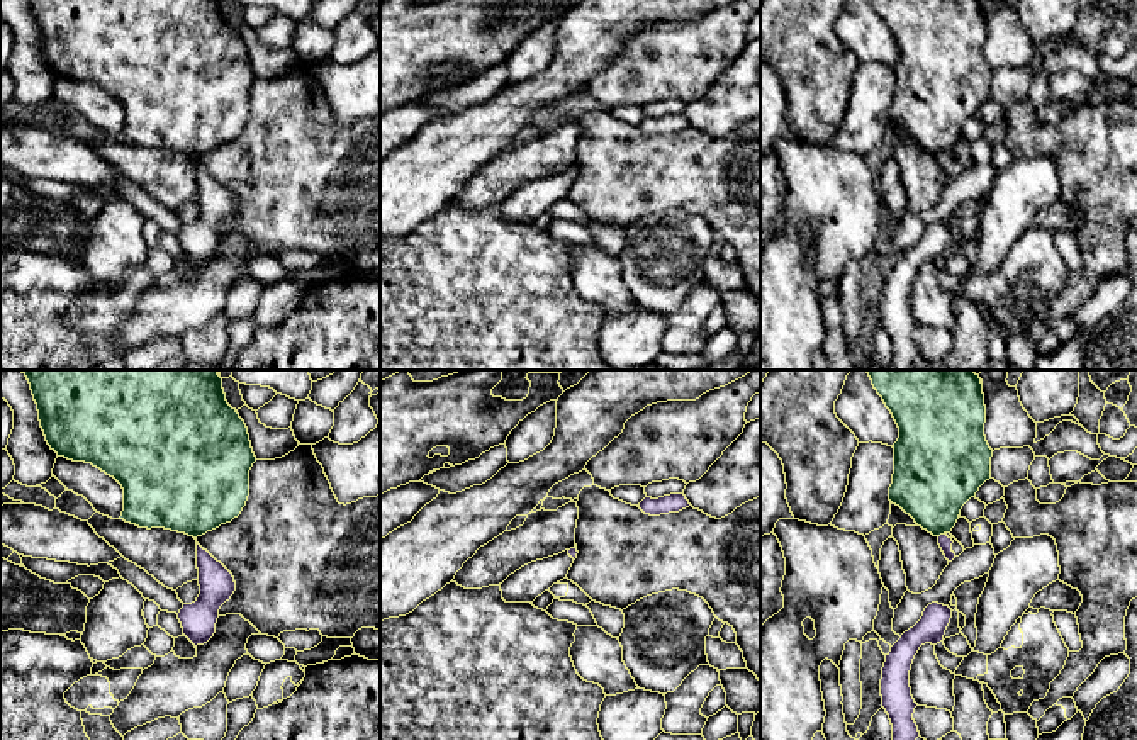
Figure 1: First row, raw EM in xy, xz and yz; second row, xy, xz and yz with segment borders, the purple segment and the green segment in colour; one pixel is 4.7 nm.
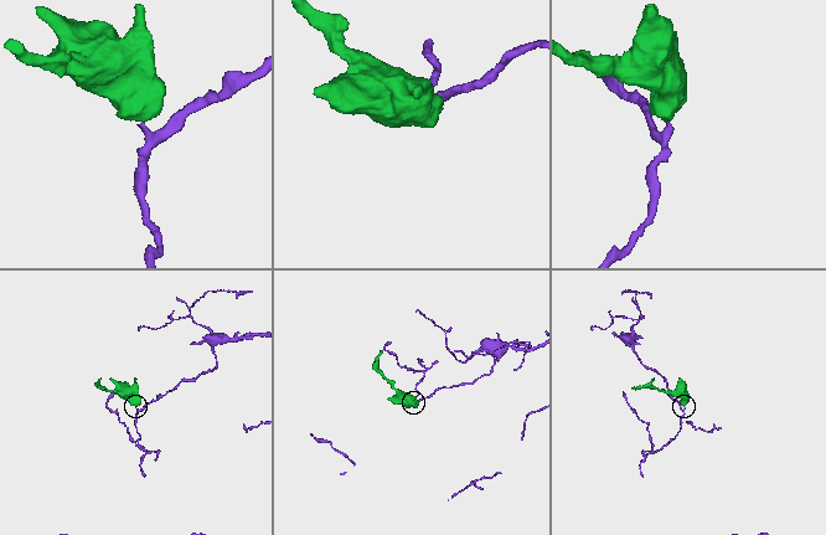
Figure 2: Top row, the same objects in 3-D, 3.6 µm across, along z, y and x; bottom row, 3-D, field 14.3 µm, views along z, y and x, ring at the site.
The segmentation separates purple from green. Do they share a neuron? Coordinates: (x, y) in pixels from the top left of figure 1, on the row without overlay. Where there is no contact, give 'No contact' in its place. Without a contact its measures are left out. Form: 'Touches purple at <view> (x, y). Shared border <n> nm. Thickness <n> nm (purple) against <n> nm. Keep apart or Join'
Touches purple at yz (940, 155). Shared border 40 nm. Thickness 60 nm (purple) against 360 nm. Keep apart

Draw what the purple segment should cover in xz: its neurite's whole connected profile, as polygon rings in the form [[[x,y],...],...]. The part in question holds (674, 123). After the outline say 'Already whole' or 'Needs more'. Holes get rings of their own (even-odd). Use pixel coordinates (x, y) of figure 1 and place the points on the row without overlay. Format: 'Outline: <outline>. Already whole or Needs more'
Outline: [[[670,114],[658,119],[645,117],[638,127],[645,134],[660,136],[660,134],[669,134],[669,132],[679,132],[689,126],[691,124],[684,114]]]. Already whole

